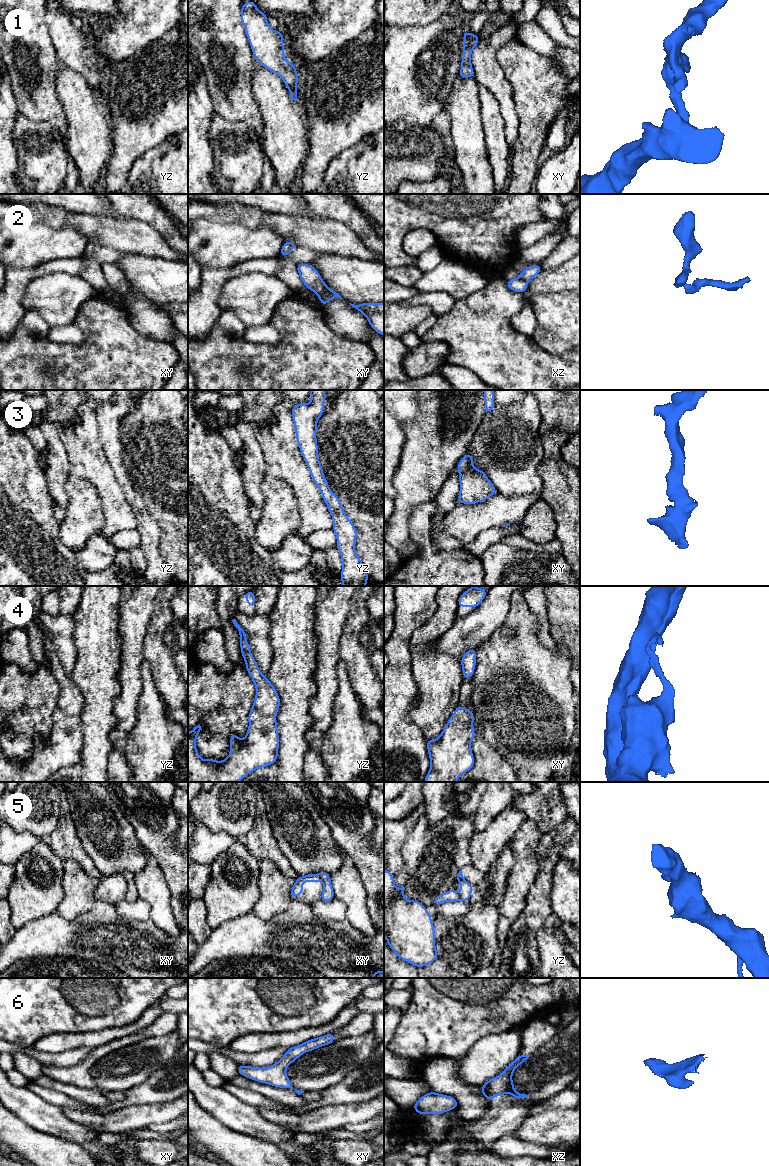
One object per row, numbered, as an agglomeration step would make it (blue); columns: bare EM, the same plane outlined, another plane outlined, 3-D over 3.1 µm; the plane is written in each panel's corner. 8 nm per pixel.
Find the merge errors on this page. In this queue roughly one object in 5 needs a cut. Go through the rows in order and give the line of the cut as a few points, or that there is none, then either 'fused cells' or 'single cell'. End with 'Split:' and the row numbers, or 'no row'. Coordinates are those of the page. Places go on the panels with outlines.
1: no cut; single cell
2: cut in xy along (329, 288), (327, 296), (319, 297); fused cells
3: no cut; single cell
4: no cut; single cell
5: cut in xy along (317, 874), (322, 881); fused cells
6: no cut; single cell
Split: 2, 5

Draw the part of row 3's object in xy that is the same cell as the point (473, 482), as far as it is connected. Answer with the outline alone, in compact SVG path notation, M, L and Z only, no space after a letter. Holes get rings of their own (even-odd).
M465 454L457 468L460 482L459 503L475 504L483 502L498 492L486 476L485 471L474 466L472 455Z

